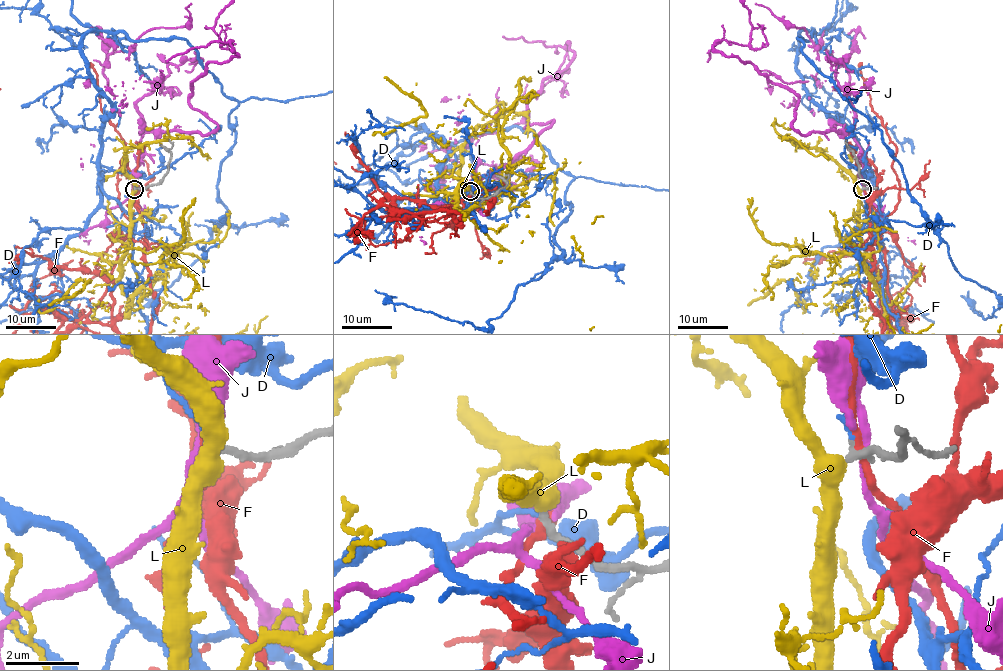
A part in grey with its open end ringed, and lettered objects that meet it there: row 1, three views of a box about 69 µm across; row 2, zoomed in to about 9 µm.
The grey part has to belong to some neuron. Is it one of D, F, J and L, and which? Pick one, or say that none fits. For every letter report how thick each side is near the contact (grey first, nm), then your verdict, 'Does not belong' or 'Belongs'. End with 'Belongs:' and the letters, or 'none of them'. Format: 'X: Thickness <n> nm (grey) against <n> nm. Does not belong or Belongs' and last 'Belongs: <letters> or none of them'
D: Thickness 240 nm (grey) against 140 nm. Does not belong
F: Thickness 280 nm (grey) against 220 nm. Does not belong
J: Thickness 280 nm (grey) against 240 nm. Does not belong
L: Thickness 240 nm (grey) against 440 nm. Belongs
Belongs: L

